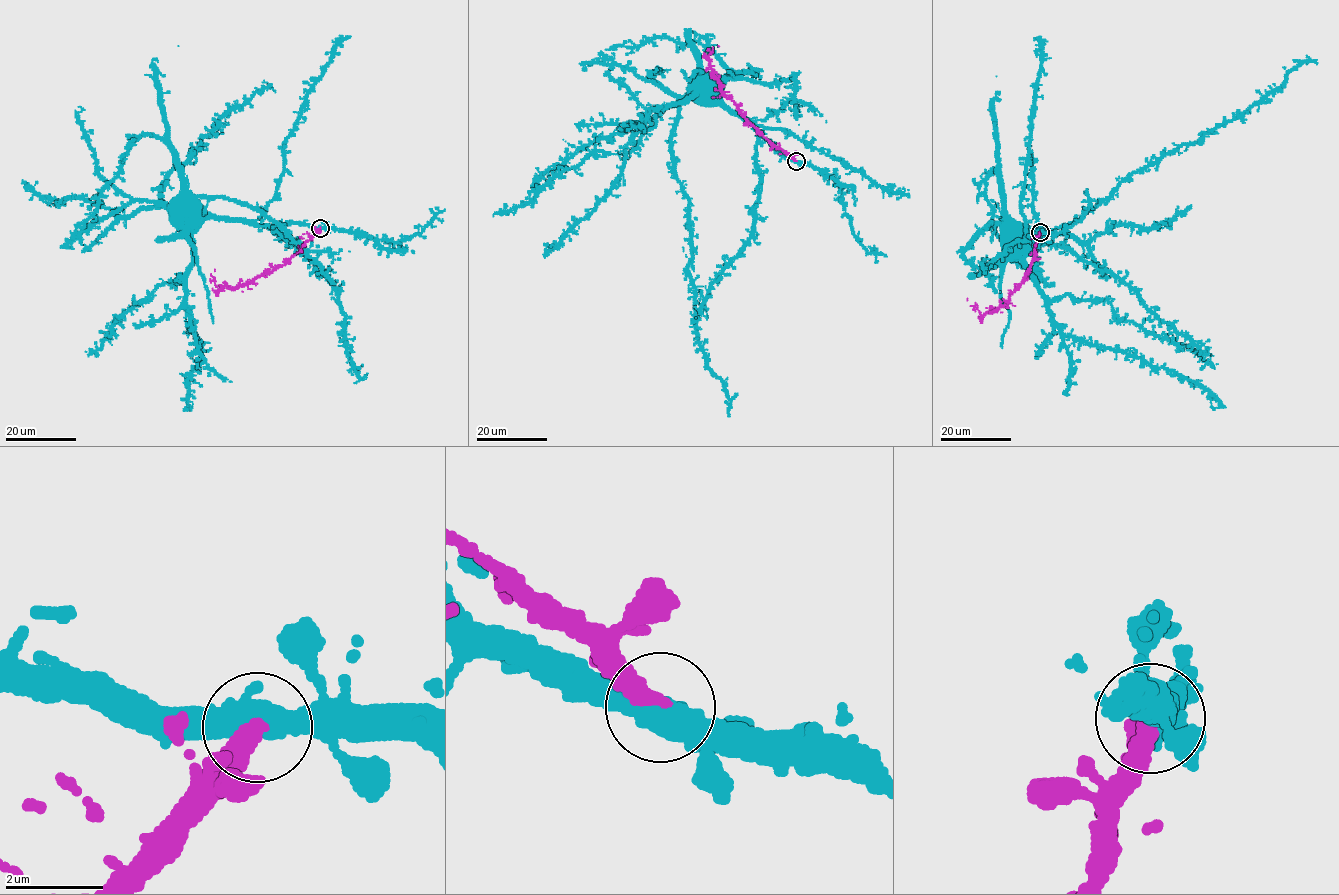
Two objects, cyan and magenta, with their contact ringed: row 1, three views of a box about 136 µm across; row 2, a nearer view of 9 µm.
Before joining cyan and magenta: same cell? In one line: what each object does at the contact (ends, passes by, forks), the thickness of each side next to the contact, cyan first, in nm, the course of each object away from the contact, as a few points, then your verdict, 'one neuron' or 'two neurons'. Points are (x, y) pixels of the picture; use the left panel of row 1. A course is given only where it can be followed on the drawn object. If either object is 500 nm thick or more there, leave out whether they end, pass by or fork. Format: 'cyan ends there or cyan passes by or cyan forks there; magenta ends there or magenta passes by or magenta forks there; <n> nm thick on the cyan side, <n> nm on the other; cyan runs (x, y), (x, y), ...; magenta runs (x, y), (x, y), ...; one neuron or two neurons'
cyan passes by; magenta ends there; 480 nm thick on the cyan side, 400 nm on the other; cyan runs (320, 228), (190, 216), (161, 205), (159, 192), (170, 172), (195, 155), (219, 120), (265, 87), (275, 92); magenta runs (320, 228), (289, 260), (243, 285), (217, 289), (213, 276), (214, 269); two neurons

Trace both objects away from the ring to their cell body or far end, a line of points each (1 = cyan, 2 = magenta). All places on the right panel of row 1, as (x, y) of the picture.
1: (1040, 232), (1026, 240), (1070, 224), (1129, 175), (1279, 89), (1299, 63), (1317, 64)
2: (1039, 233), (1035, 254), (1022, 282), (1012, 292), (1004, 305), (981, 316), (968, 298)

